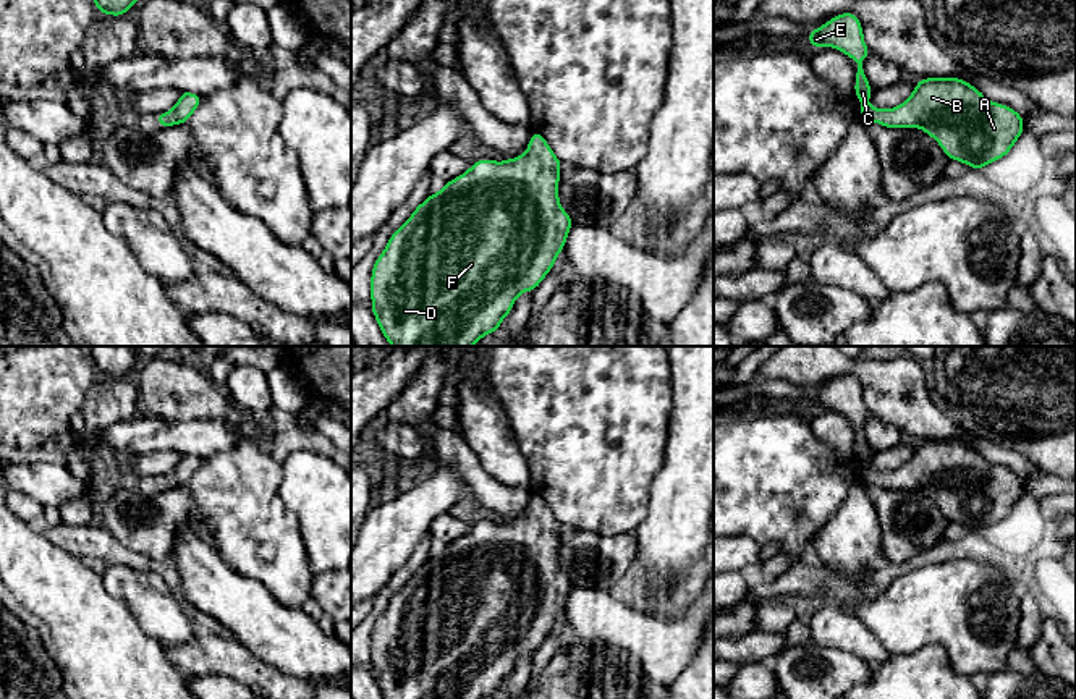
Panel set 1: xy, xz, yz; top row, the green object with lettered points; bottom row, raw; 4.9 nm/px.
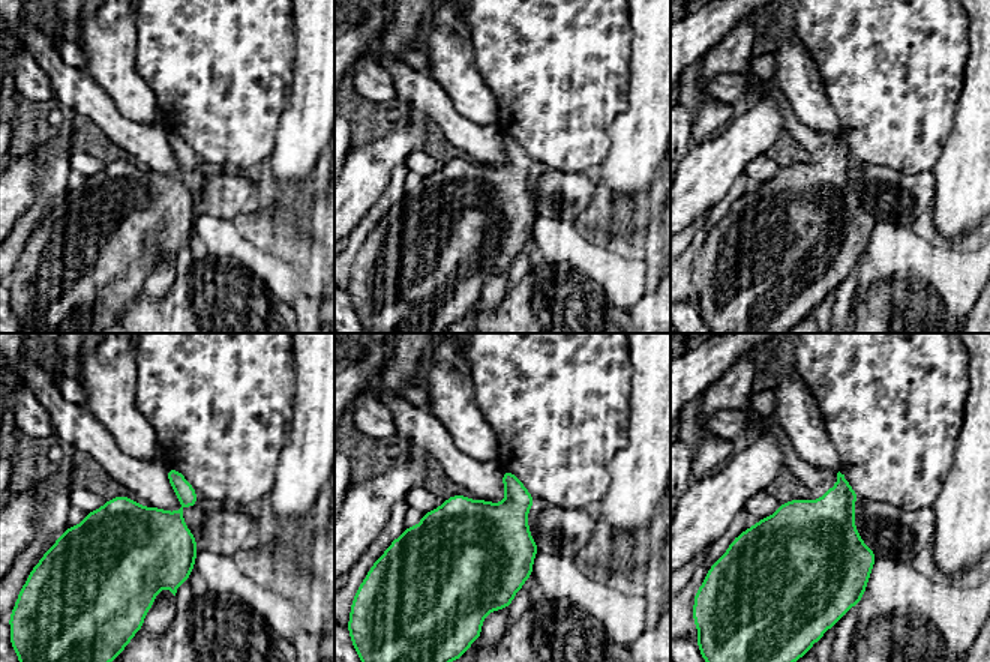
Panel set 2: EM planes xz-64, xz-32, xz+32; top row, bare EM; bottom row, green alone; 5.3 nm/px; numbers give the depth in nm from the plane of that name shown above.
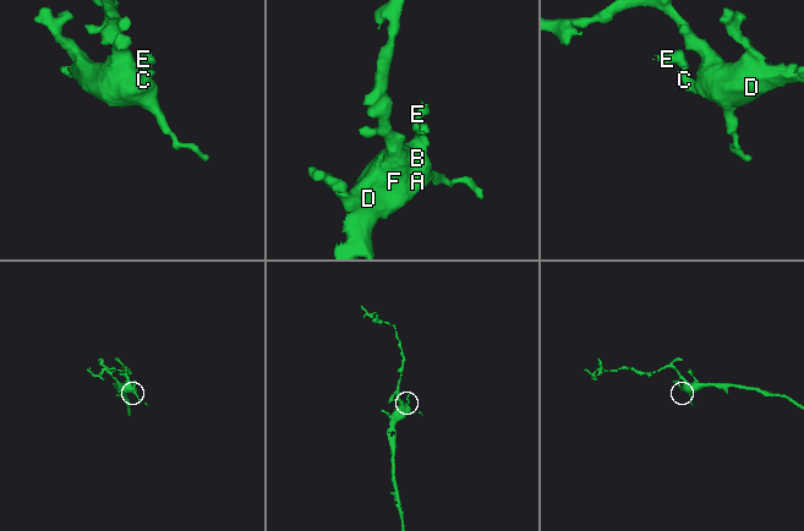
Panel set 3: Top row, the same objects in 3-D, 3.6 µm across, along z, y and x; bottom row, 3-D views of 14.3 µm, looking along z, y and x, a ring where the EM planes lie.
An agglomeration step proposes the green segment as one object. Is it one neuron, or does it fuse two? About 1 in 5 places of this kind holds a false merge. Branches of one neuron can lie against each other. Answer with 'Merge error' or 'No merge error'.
No merge error

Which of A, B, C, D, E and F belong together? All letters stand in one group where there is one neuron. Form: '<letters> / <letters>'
A B C D E F

